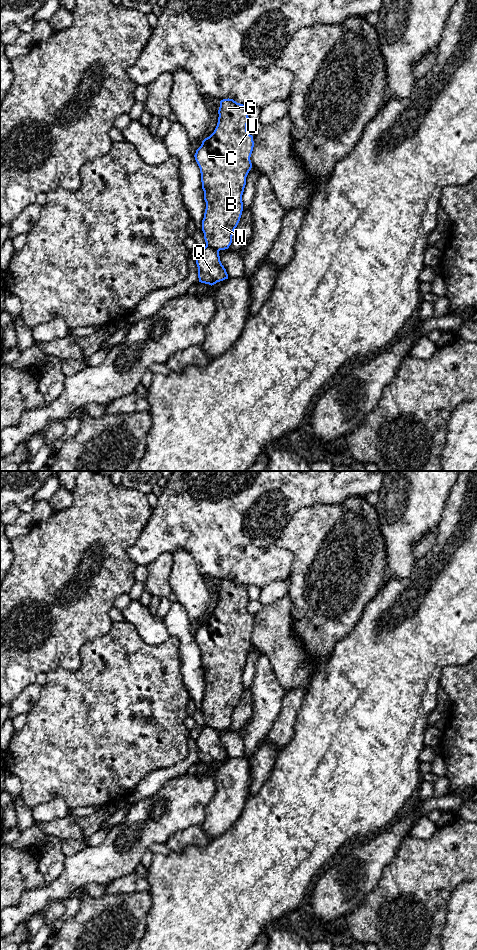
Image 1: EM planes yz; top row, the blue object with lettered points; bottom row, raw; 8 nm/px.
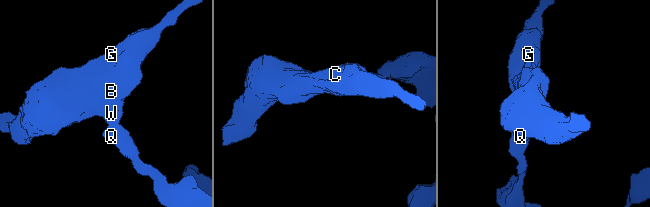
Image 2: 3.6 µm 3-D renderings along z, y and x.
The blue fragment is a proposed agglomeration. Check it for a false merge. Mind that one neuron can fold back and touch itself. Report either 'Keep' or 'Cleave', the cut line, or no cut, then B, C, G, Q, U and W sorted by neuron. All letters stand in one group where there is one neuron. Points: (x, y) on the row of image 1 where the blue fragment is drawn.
Cleave. Split along yz (206, 245), (218, 251). Groups: B C G U W / Q

